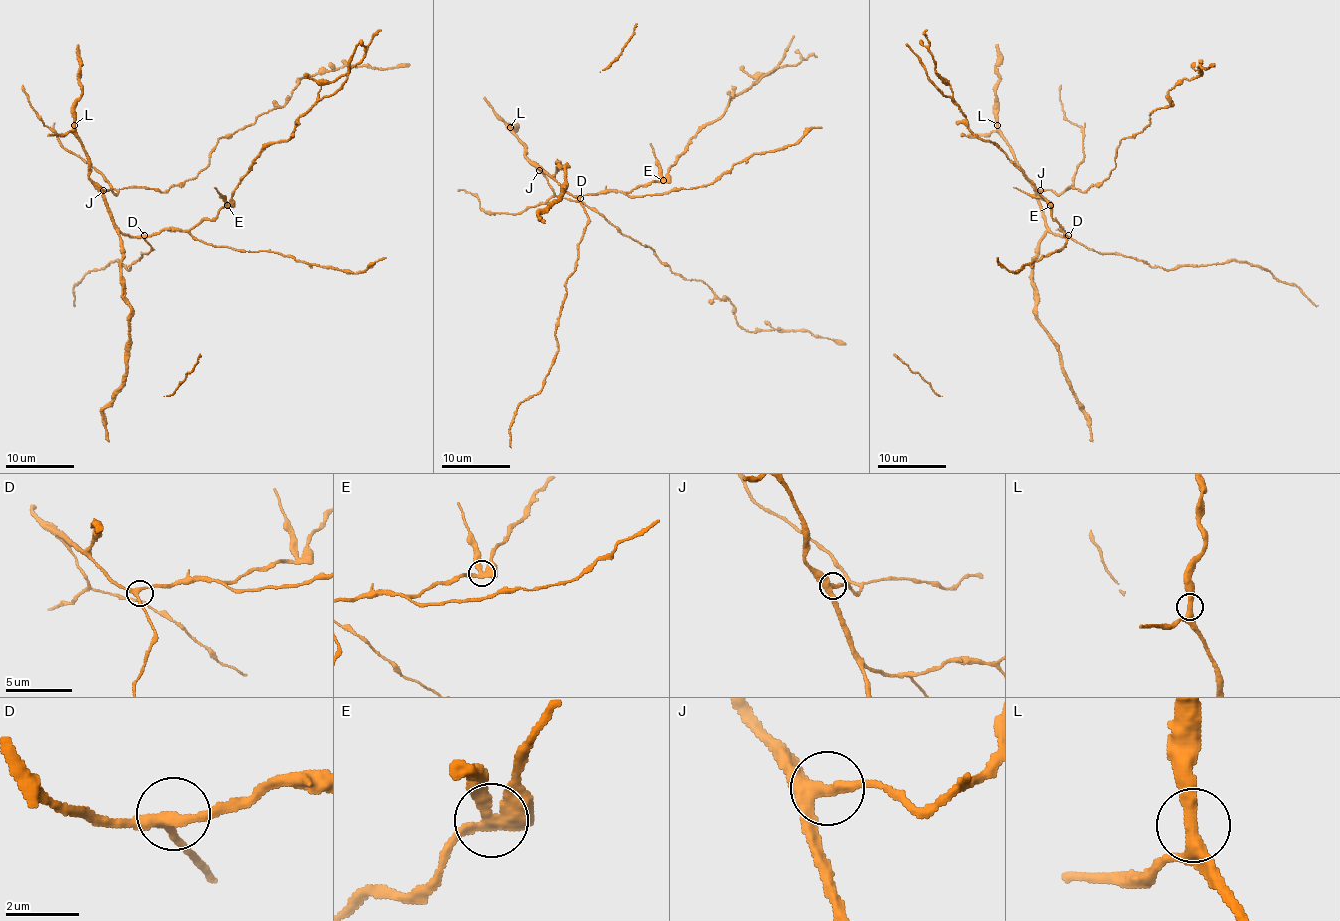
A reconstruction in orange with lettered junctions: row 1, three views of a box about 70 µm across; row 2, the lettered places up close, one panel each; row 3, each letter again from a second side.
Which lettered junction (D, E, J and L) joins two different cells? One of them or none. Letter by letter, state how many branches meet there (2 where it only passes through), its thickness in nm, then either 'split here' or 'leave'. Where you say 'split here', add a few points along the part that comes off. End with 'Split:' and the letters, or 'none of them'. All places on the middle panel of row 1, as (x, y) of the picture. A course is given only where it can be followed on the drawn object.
D: 3 | 280 nm | leave
E: 3 | 360 nm | split here | (663, 181), (649, 143)
J: 3 | 340 nm | leave
L: 3 | 320 nm | leave
Split: E

